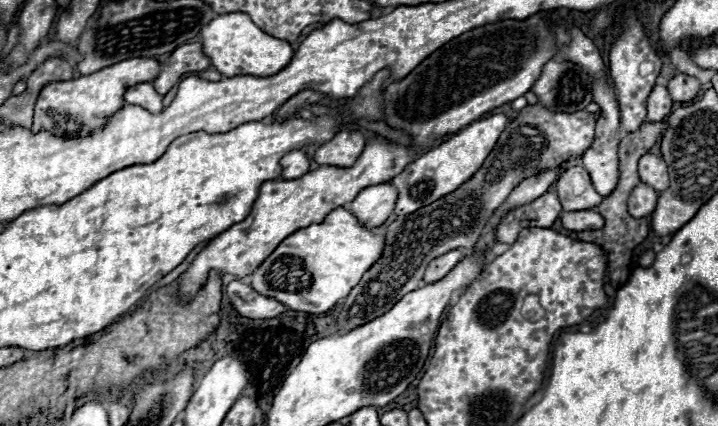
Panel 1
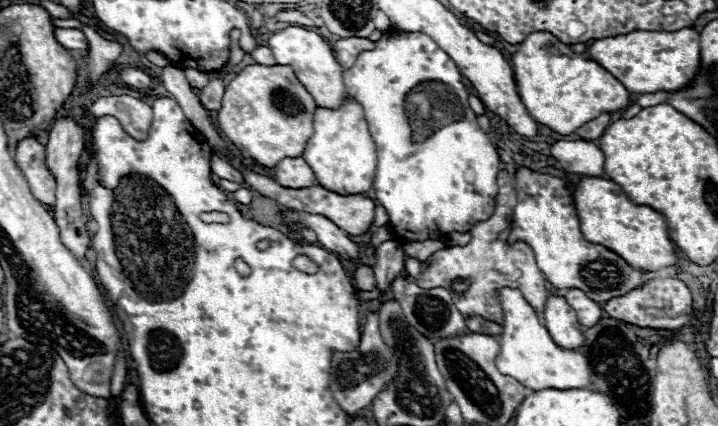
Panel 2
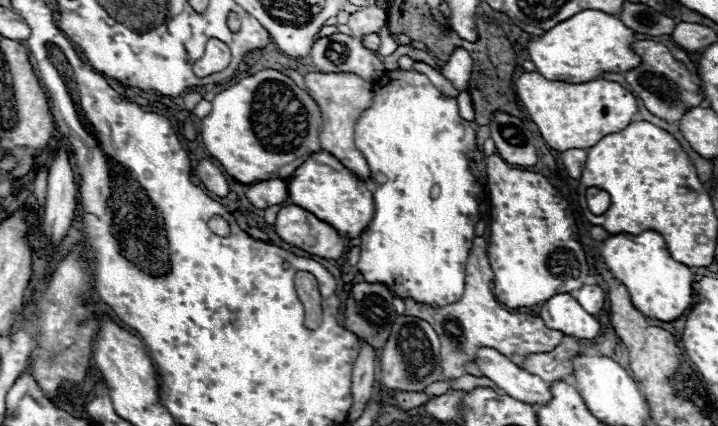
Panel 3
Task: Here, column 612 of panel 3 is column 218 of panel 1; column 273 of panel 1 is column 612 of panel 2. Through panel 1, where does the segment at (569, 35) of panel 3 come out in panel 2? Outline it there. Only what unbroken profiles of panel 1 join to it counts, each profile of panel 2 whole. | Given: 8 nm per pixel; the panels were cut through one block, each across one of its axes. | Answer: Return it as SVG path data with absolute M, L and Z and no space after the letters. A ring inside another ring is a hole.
M680 28L676 32L656 32L656 30L634 30L628 34L594 40L586 56L596 60L602 68L612 72L628 92L644 94L658 90L680 90L688 86L700 66L700 34L692 28Z

